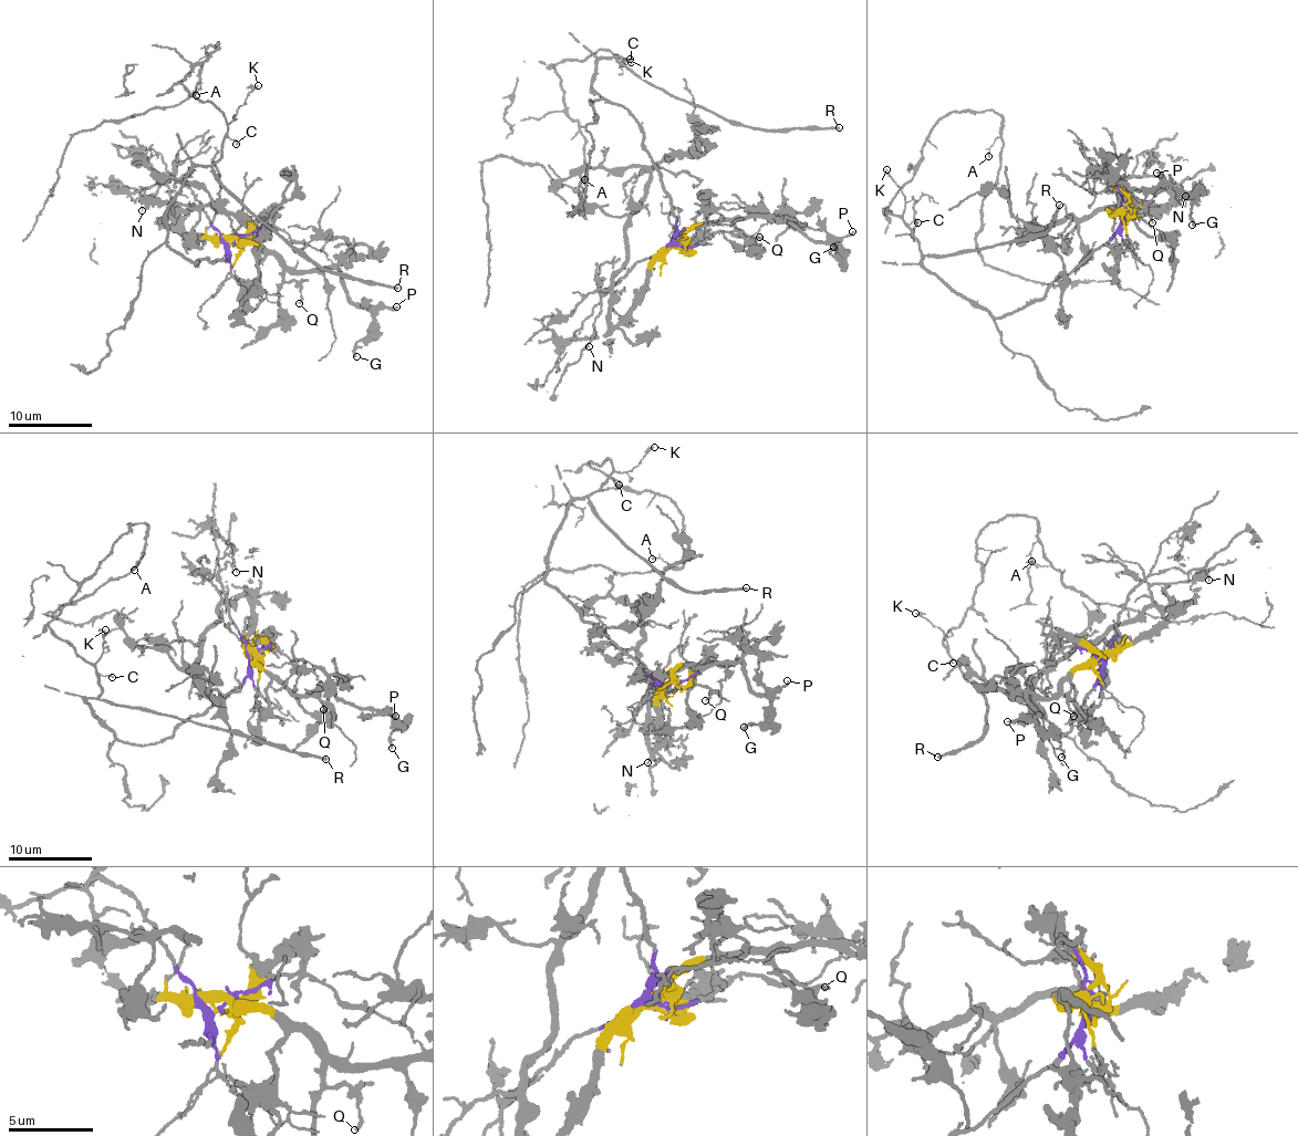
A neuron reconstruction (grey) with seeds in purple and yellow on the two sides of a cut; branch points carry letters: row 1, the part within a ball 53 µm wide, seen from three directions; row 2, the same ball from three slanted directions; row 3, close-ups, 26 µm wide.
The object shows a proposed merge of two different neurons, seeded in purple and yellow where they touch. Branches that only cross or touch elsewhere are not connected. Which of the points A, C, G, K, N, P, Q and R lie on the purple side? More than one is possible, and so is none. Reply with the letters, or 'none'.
A, C, K, N, R

